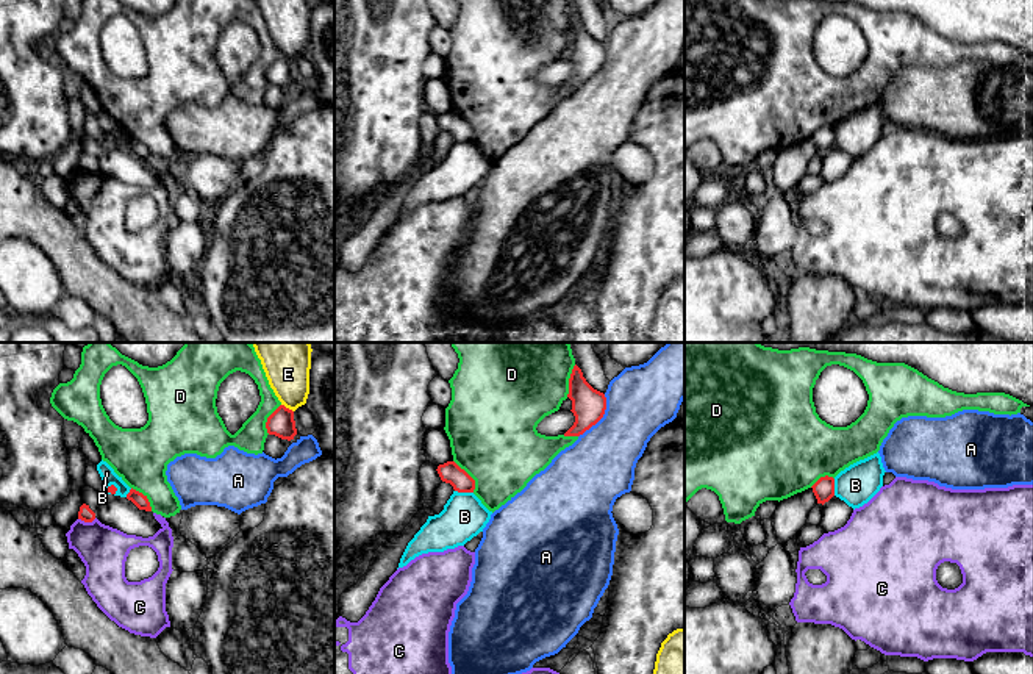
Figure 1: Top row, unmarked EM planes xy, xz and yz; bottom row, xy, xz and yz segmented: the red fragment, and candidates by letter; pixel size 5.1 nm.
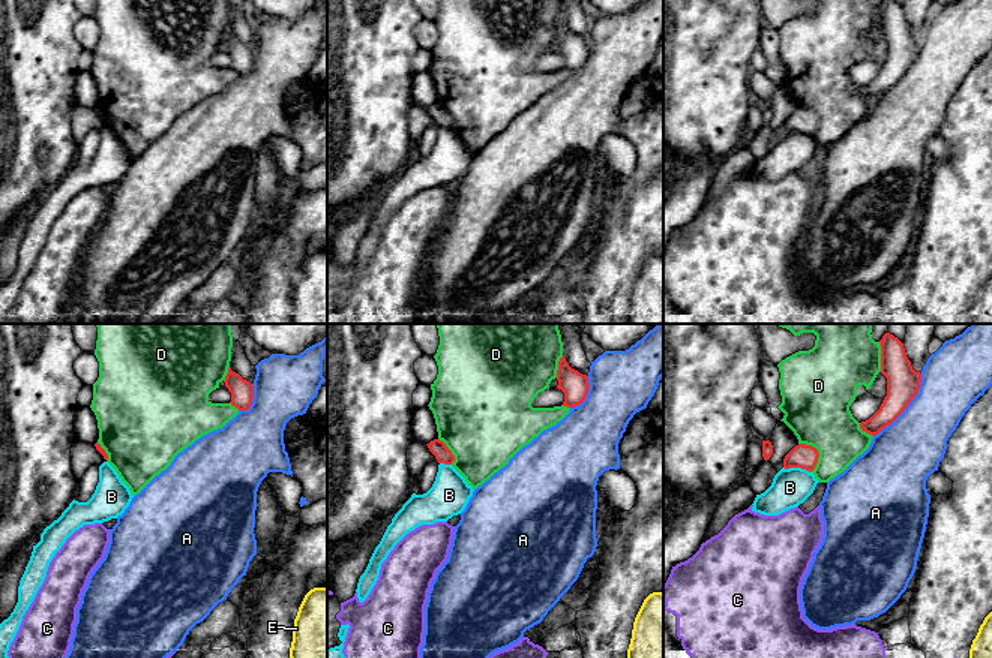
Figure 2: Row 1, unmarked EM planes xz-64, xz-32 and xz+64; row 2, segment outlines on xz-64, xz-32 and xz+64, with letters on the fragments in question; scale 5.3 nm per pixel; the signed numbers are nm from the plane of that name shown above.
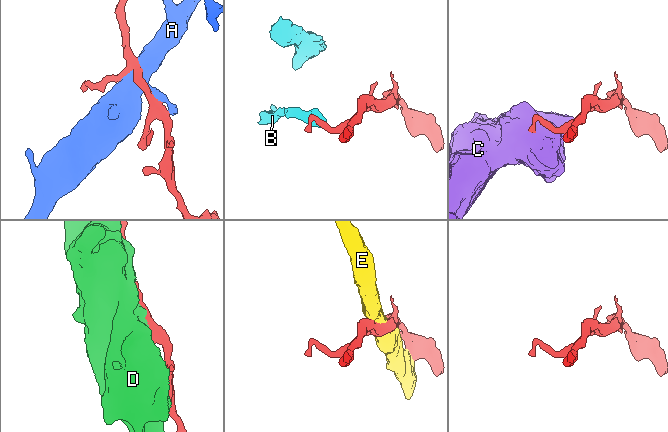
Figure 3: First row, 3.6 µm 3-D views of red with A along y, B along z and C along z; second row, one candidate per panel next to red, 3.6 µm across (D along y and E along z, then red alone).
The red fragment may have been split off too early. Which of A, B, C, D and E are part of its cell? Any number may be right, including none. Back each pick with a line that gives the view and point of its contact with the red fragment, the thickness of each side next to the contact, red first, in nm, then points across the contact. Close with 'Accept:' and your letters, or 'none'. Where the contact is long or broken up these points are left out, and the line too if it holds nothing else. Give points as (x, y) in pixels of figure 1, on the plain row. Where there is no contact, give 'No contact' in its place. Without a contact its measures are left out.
Accept: none

